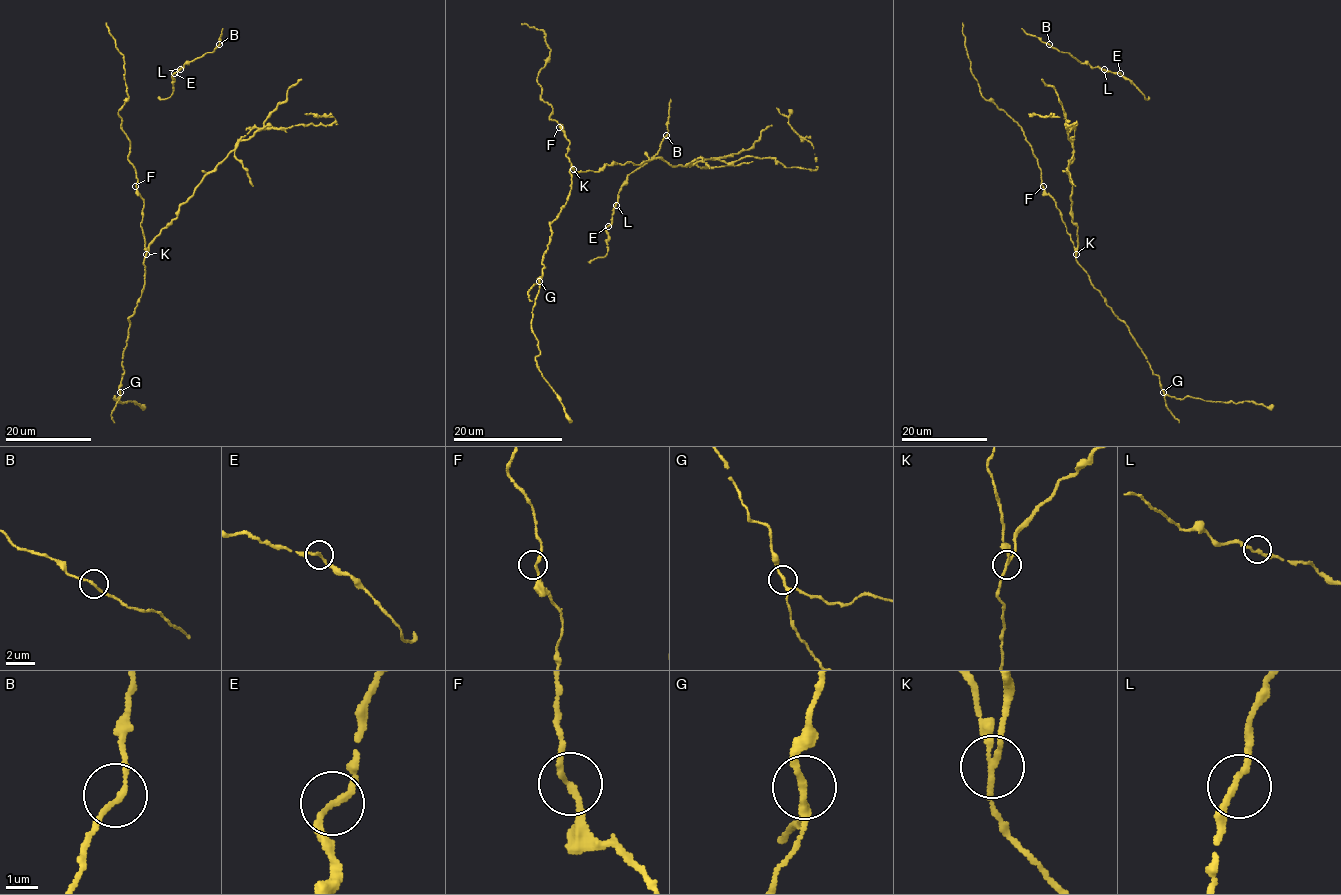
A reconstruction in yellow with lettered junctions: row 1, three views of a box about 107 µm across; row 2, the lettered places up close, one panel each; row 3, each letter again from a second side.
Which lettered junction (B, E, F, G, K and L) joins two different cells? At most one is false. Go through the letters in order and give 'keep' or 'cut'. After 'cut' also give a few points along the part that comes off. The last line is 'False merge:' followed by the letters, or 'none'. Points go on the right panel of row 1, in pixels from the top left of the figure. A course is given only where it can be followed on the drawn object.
B: keep
E: keep
F: keep
G: keep
K: cut; course (1076, 254), (1067, 173), (1073, 145), (1066, 128), (1076, 123), (1028, 114)
L: keep
False merge: K

